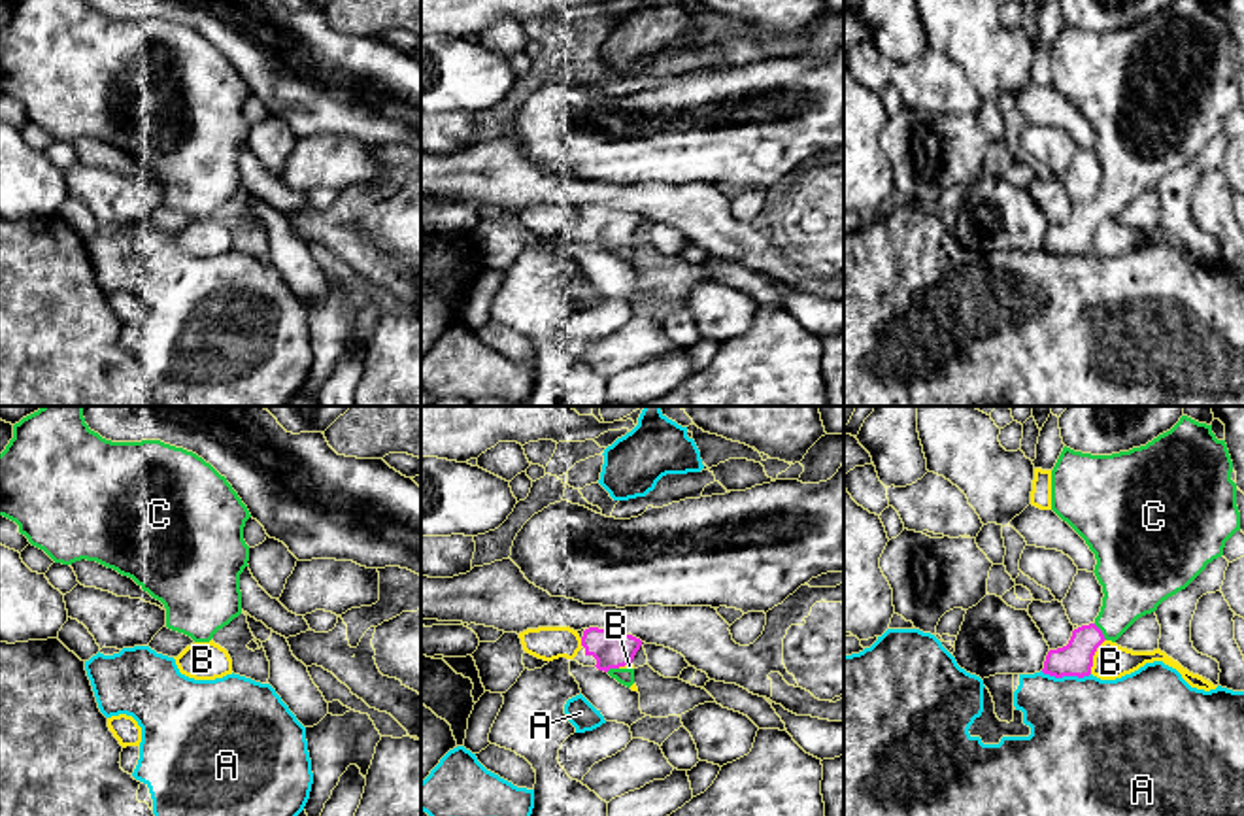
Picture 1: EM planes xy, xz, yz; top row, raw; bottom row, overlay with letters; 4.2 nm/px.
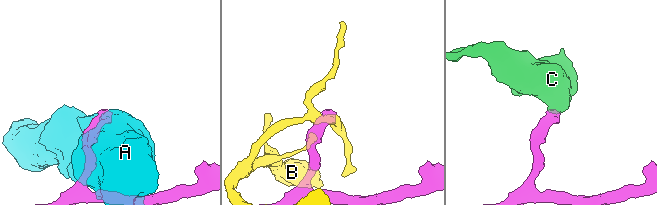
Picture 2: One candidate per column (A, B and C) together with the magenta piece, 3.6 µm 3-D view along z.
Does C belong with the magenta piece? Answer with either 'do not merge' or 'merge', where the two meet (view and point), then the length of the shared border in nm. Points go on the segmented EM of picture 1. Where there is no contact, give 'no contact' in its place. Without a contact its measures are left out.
merge; meets magenta in yz at (1101, 631); contact 90 nm long

